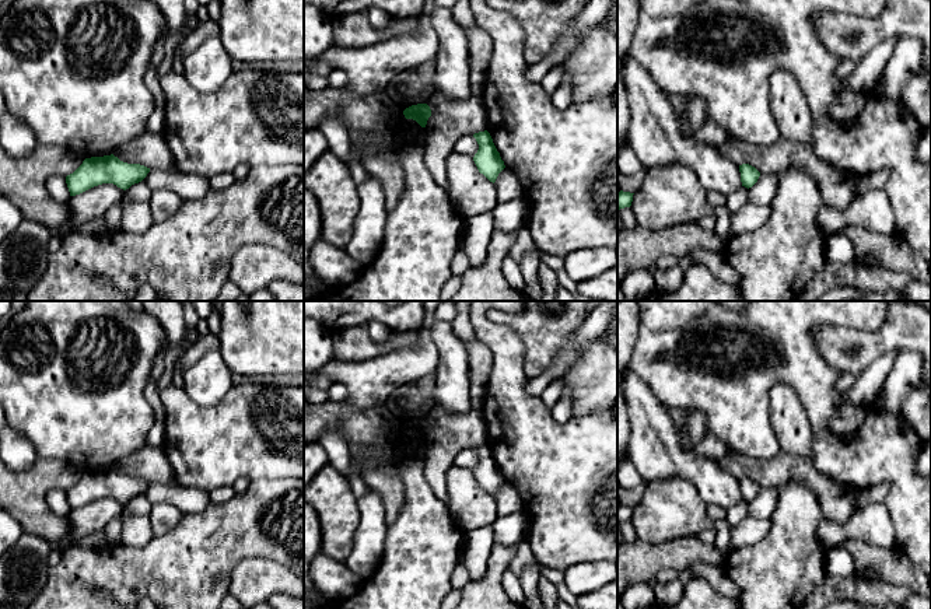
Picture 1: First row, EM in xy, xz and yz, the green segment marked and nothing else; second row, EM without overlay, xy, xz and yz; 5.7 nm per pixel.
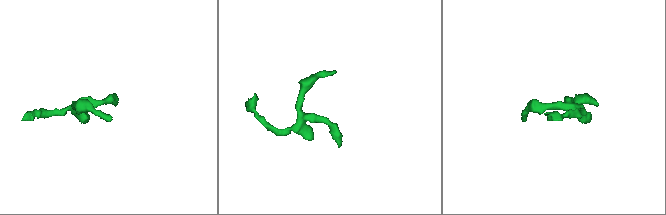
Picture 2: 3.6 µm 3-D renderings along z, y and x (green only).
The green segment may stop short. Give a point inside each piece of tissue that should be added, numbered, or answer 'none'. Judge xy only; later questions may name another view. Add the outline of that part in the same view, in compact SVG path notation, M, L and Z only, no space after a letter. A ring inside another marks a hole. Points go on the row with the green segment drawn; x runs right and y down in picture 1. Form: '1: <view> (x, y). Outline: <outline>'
none

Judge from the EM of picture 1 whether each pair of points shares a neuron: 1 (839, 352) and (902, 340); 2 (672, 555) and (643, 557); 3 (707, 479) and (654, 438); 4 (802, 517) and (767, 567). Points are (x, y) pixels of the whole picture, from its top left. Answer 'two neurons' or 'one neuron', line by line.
1: one neuron
2: one neuron
3: one neuron
4: one neuron

